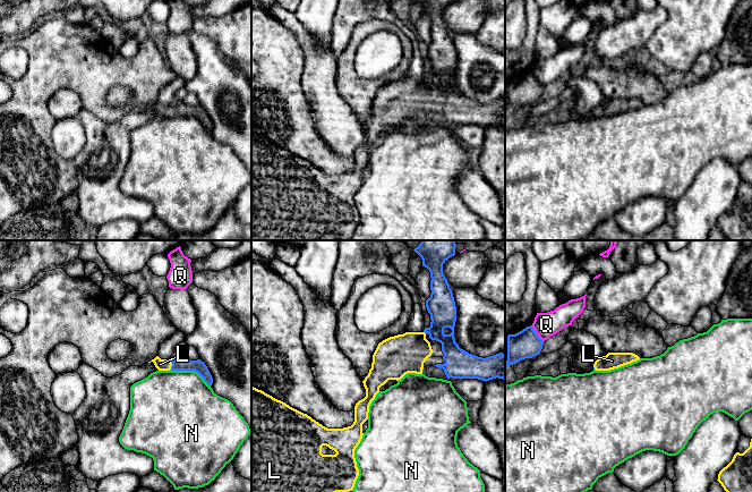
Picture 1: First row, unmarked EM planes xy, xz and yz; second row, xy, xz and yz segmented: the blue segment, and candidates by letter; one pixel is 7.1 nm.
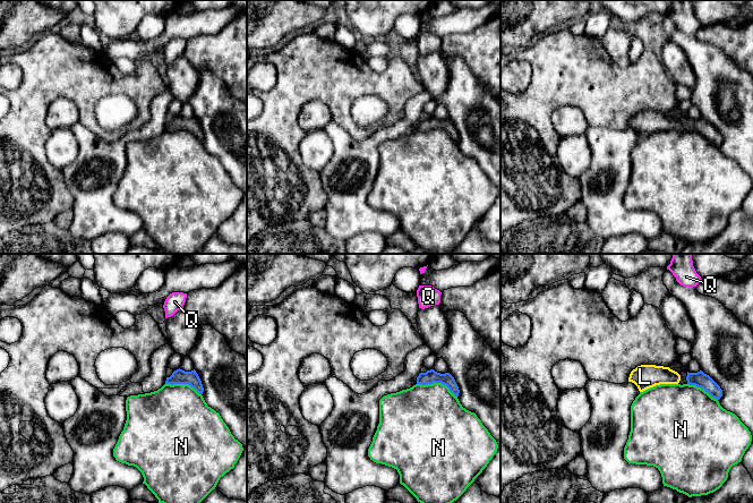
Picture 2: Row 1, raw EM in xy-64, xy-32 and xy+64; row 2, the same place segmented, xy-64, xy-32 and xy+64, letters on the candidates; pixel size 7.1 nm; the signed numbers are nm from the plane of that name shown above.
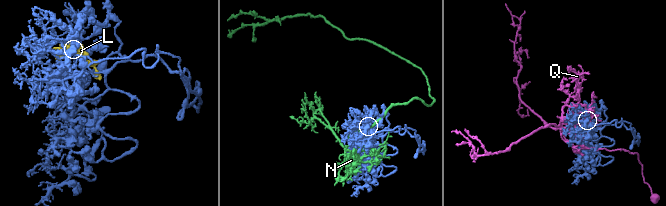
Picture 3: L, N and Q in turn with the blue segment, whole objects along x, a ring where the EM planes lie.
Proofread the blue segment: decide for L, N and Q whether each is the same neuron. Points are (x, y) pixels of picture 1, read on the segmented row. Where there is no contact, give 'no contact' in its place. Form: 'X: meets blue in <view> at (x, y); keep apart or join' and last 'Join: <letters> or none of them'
L: meets blue in xy at (172, 364); join
N: meets blue in xy at (190, 370); keep apart
Q: meets blue in yz at (536, 333); keep apart
Join: L

